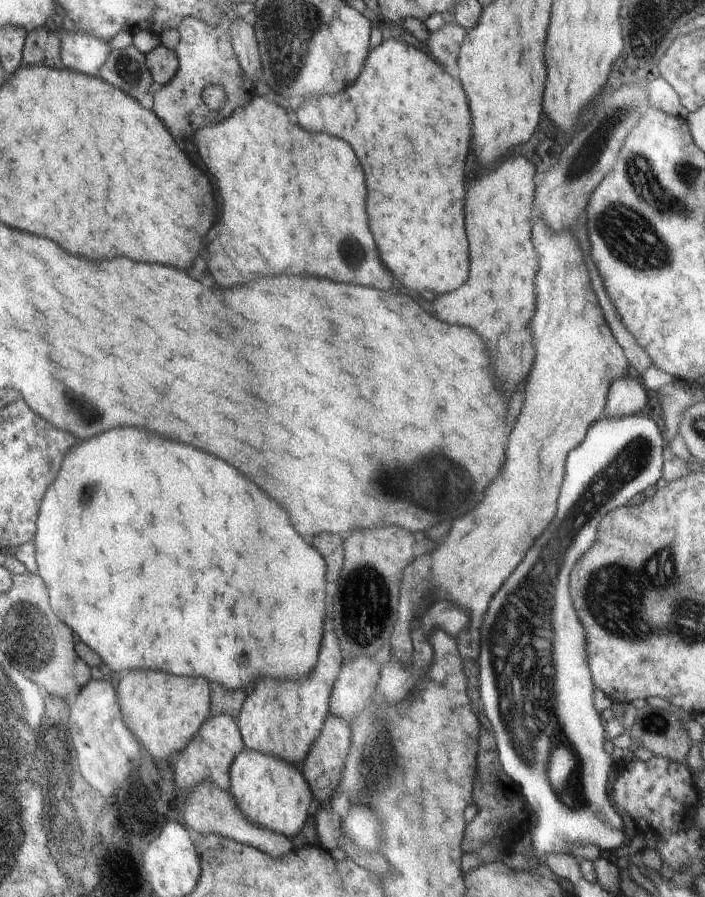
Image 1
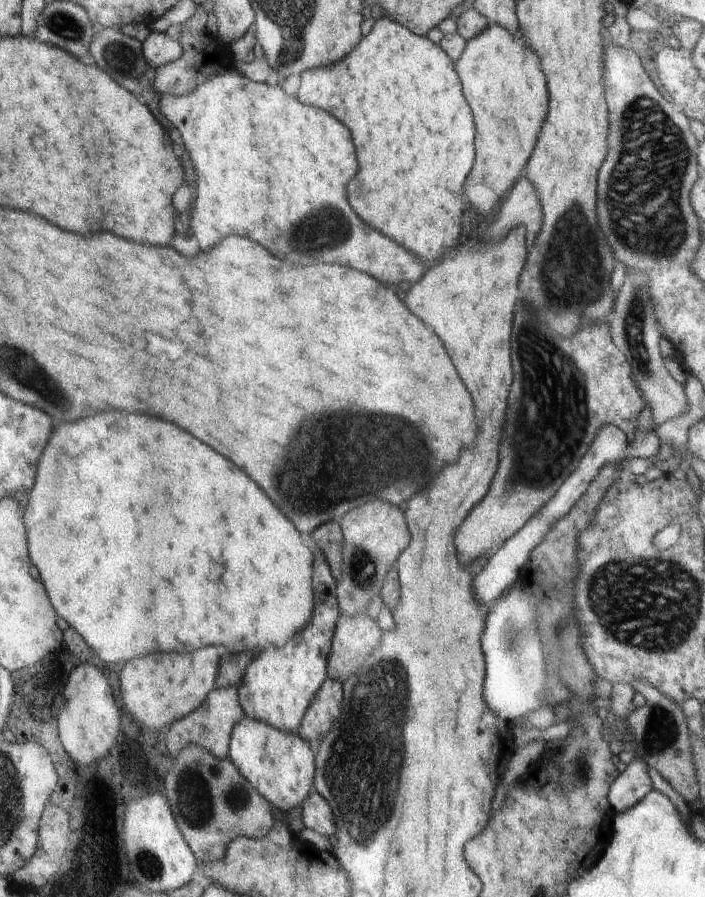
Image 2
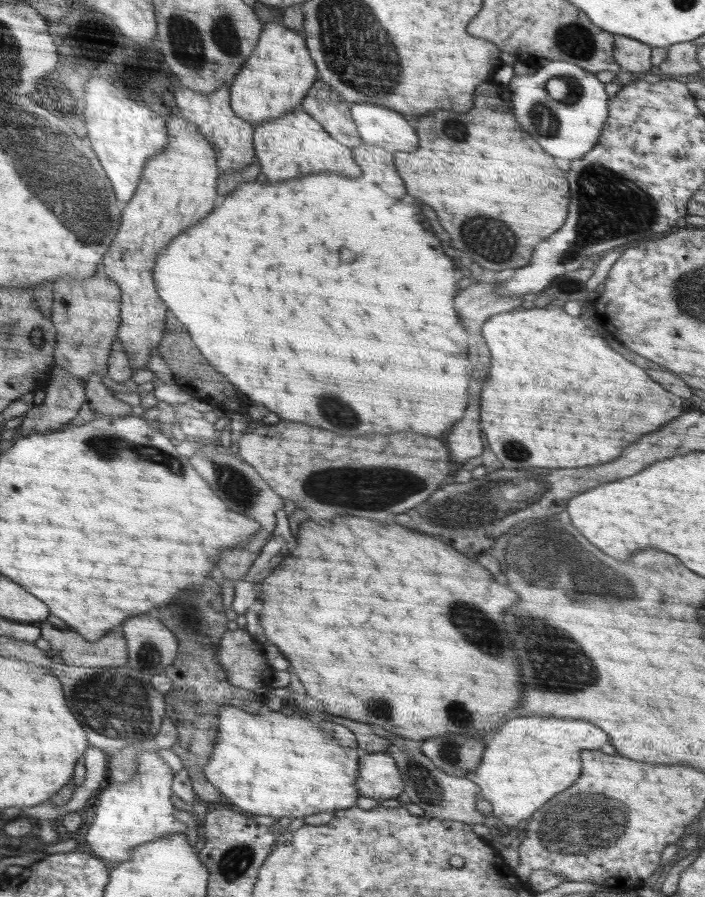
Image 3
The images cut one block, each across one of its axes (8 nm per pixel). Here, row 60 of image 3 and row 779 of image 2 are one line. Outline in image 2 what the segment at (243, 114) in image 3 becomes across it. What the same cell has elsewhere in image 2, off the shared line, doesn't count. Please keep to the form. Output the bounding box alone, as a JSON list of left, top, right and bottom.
[229,716,314,812]

